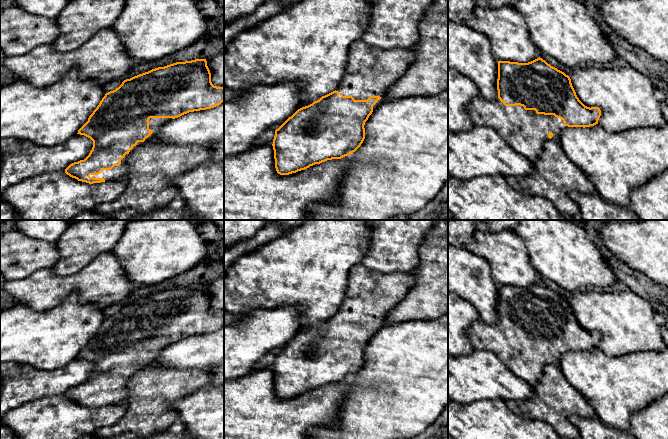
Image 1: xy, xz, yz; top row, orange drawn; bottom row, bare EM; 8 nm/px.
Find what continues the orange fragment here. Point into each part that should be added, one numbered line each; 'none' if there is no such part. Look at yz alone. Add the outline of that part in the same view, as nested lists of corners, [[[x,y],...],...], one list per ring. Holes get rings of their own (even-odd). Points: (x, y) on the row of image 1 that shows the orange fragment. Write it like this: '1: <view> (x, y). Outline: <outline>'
1: yz (525, 131). Outline: [[[475,97],[466,105],[466,110],[474,125],[494,129],[515,152],[531,162],[541,154],[543,144],[550,140],[550,132],[553,133],[551,140],[559,140],[561,133],[569,128],[554,115],[537,114],[535,110],[525,110],[520,105],[505,106],[499,98],[486,100]]]

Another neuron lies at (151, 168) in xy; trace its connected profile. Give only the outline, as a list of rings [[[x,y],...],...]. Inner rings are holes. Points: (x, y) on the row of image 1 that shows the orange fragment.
[[[161,140],[146,142],[133,150],[126,159],[127,173],[125,176],[126,188],[115,200],[96,206],[92,211],[111,216],[116,220],[130,220],[138,214],[146,214],[156,208],[167,206],[179,194],[177,187],[170,183],[179,174],[185,173],[210,160],[212,150],[199,145],[166,144]]]

